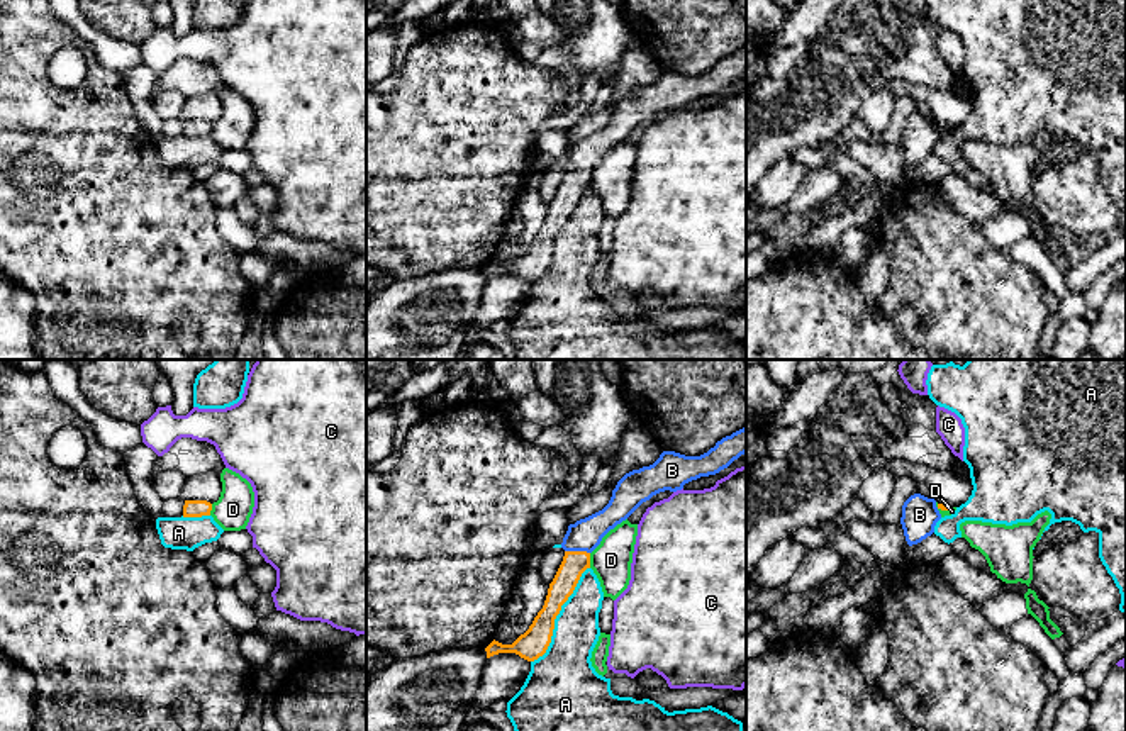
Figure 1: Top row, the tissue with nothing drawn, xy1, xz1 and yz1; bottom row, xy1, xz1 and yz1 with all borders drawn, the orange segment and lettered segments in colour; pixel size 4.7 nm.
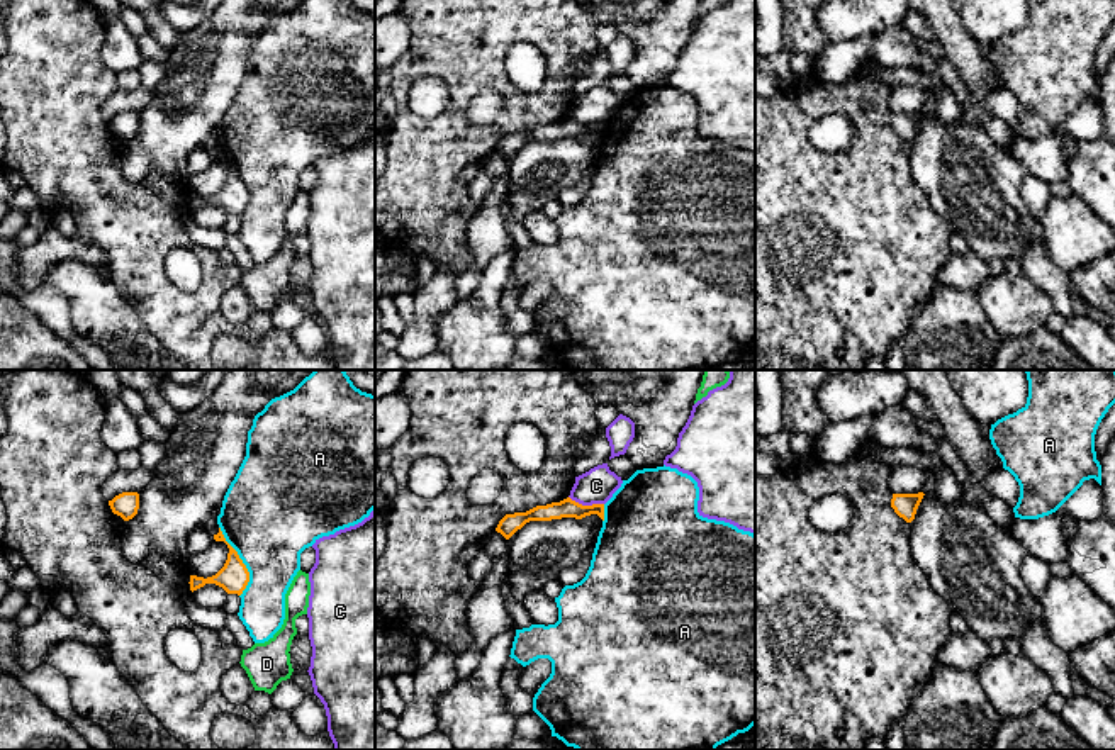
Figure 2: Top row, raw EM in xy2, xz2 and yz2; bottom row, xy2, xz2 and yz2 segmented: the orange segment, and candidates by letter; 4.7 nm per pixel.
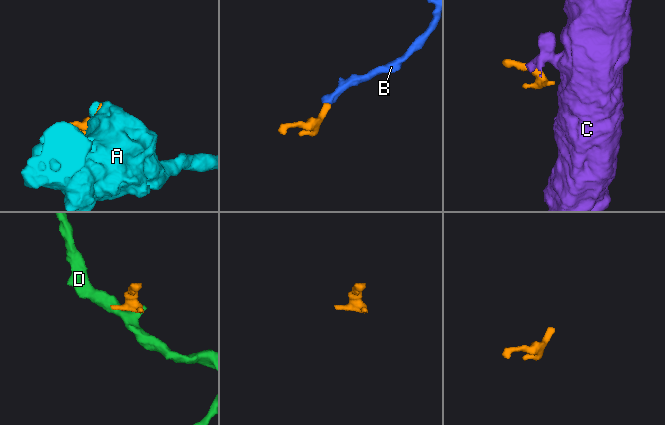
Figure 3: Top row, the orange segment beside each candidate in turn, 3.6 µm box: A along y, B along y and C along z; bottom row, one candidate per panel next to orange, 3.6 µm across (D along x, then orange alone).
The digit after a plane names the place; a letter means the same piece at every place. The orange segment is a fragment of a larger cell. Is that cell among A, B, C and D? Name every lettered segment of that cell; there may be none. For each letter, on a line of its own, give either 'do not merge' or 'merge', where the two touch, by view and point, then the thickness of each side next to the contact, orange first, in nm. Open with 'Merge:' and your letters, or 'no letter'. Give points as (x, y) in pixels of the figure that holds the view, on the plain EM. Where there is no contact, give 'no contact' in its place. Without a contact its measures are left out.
Merge: B
A: do not merge; contact xz1 (557, 234); calibres 140 and 240 nm
B: merge; contact xz1 (577, 172); calibres 120 and 160 nm
C: do not merge; contact xz2 (586, 126); calibres 90 and 160 nm
D: do not merge; contact xz1 (589, 180); calibres 120 and 190 nm

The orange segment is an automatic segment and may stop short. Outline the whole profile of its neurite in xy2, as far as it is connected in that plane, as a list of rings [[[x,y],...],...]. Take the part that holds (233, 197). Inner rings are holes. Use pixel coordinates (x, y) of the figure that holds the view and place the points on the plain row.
[[[221,148],[219,153],[214,154],[214,160],[224,161],[227,165],[229,168],[227,180],[224,187],[212,197],[204,199],[204,197],[190,195],[190,202],[188,202],[190,210],[193,212],[204,207],[205,204],[216,204],[222,207],[227,214],[241,215],[249,202],[249,192],[243,183],[243,180],[239,178],[238,171],[226,161]]]

